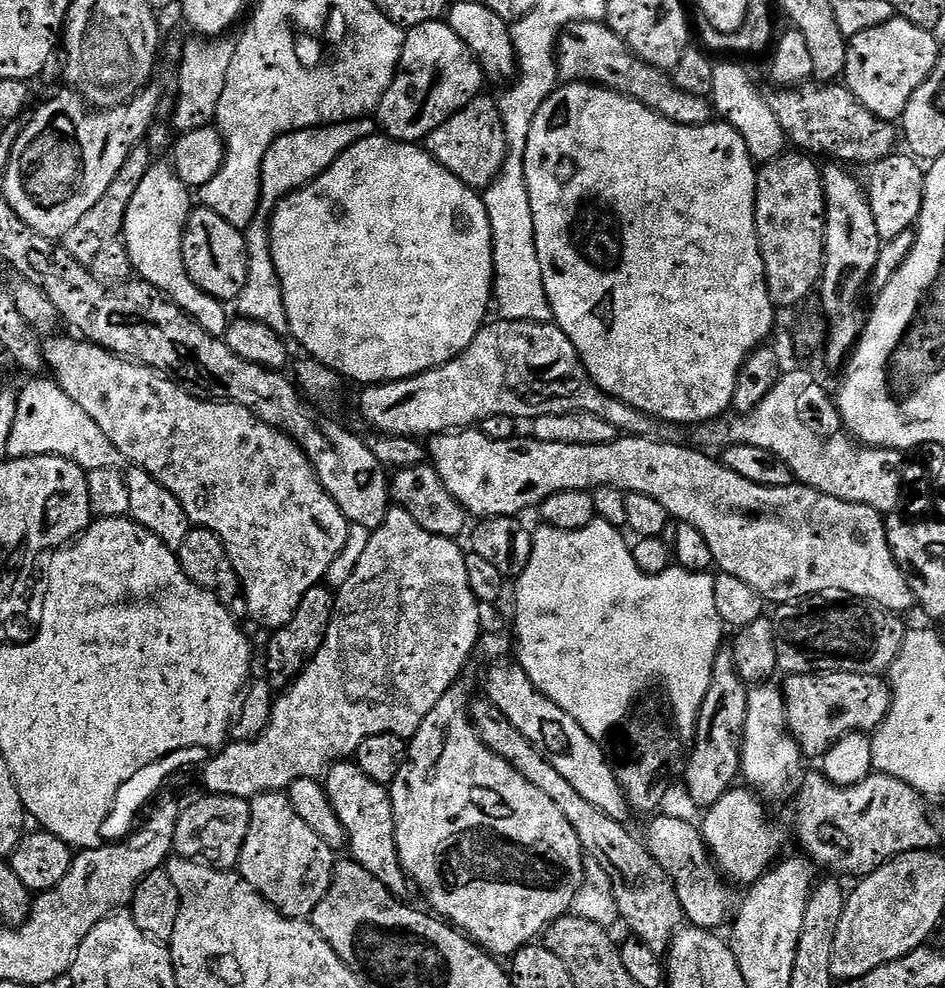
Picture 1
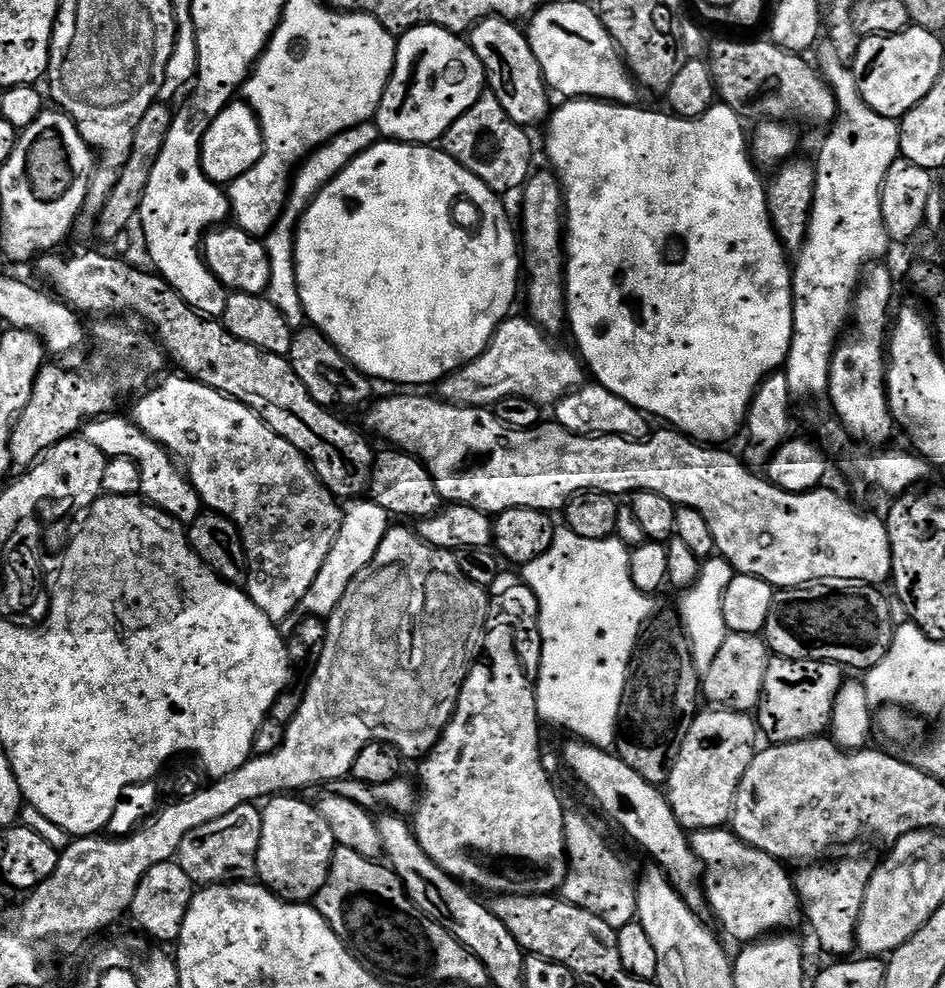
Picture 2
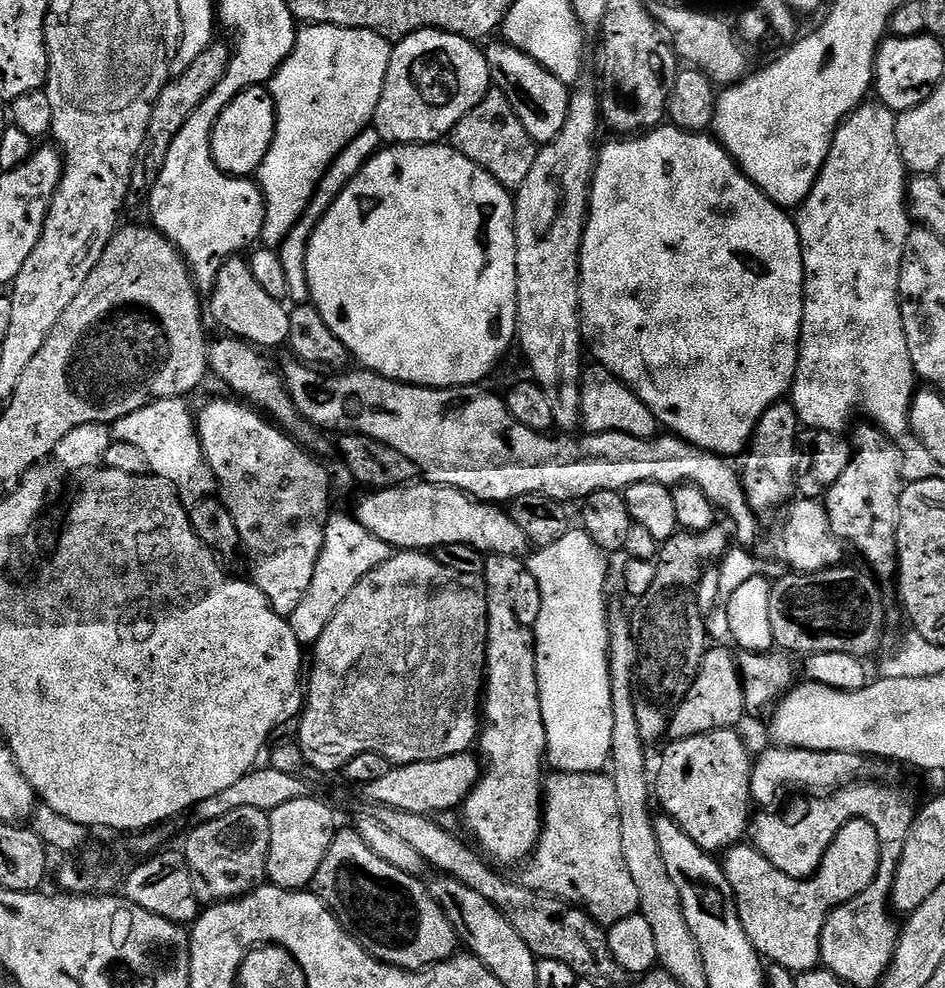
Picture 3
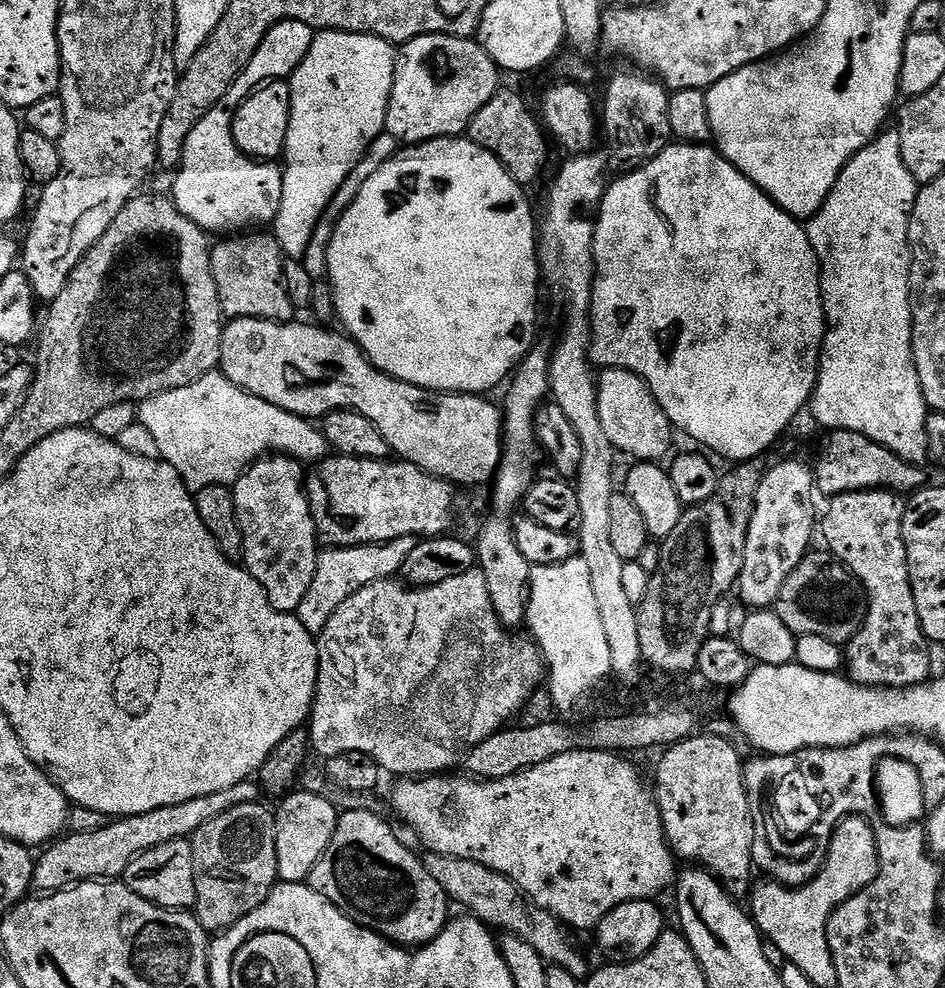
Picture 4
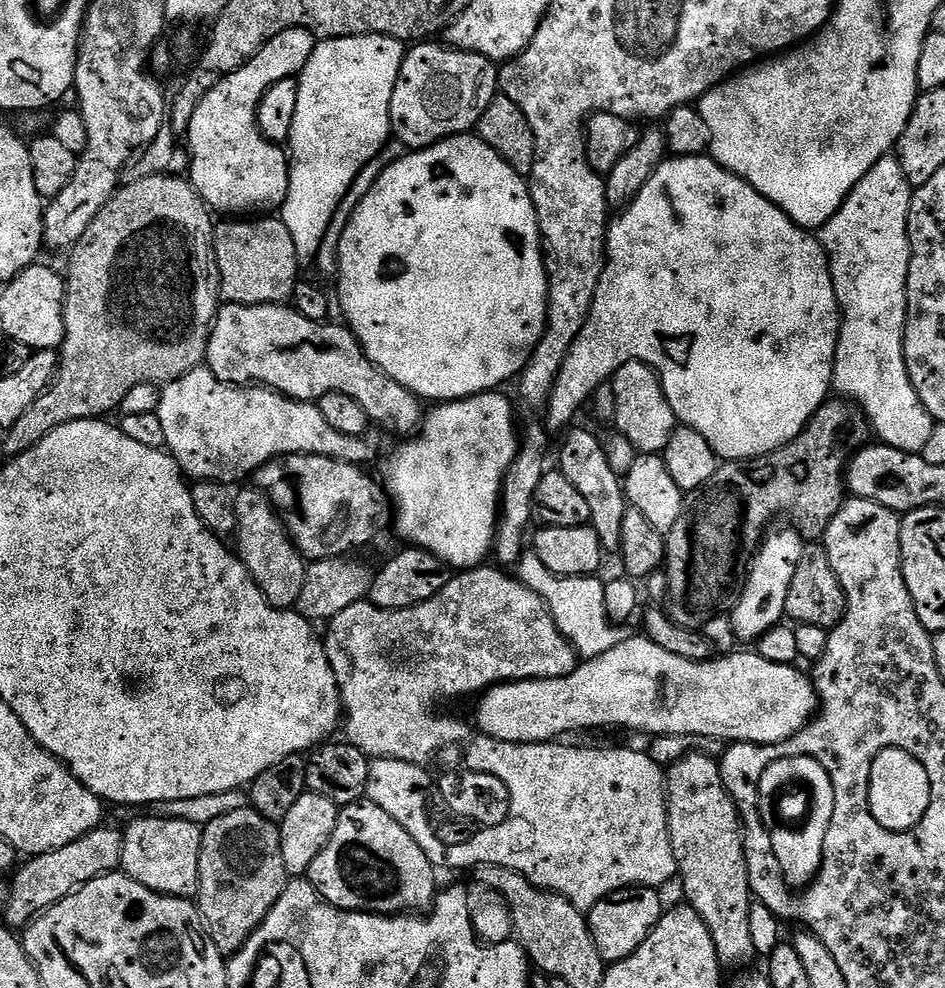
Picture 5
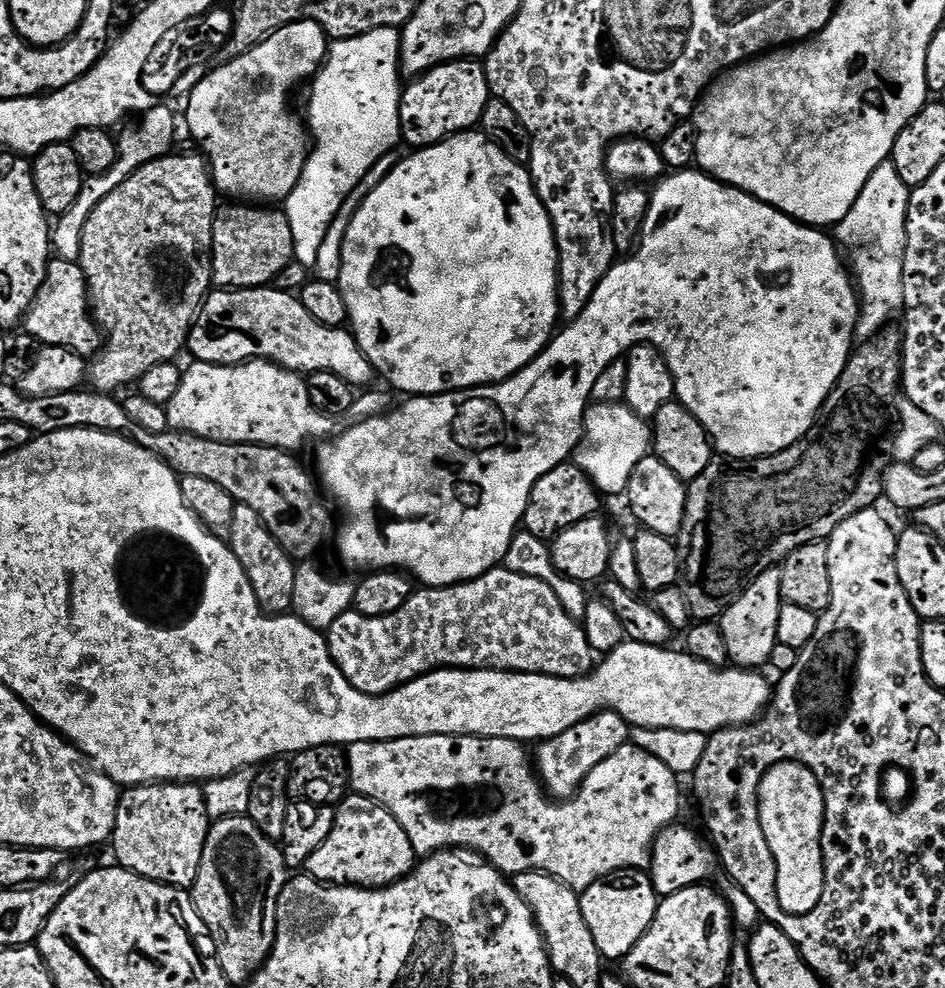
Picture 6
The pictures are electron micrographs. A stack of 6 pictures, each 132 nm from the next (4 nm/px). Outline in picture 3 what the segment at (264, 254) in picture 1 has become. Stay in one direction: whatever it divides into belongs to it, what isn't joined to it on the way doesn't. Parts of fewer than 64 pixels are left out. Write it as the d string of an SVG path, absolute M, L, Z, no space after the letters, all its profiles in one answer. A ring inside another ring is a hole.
M369 126L365 128L362 134L358 134L358 138L354 138L354 142L350 142L350 146L346 146L342 150L342 154L338 154L334 158L334 162L326 170L322 182L318 182L314 198L310 198L310 206L306 206L302 218L295 220L291 227L287 229L288 234L280 244L278 251L282 258L282 266L286 269L286 283L290 286L290 297L293 301L304 302L309 299L307 278L308 243L318 226L318 222L322 222L326 210L330 210L332 201L338 198L338 194L342 194L344 187L360 173L362 166L366 166L366 162L370 162L370 158L374 158L377 152L381 151L381 148L382 141L380 135L376 133L375 127Z

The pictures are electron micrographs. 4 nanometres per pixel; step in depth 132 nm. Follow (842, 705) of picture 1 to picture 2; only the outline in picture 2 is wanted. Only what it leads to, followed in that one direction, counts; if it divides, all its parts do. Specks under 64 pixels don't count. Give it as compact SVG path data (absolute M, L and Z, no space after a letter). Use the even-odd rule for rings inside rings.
M773 655L766 666L766 682L762 682L762 698L754 719L765 741L774 744L809 740L812 736L822 736L829 731L834 710L834 698L844 685L846 672L841 665L828 664L825 660L791 660Z

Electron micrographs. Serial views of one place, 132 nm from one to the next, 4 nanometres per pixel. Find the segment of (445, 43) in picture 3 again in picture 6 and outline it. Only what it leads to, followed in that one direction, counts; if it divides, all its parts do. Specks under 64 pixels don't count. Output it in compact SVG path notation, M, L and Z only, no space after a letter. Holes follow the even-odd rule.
M476 58L439 64L411 83L403 89L400 98L400 135L412 150L429 148L447 136L475 129L490 99L484 65Z

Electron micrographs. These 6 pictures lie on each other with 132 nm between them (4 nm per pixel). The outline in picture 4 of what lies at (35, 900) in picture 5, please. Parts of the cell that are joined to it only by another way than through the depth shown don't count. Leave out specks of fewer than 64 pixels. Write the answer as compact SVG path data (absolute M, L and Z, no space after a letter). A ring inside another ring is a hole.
M255 779L243 780L238 782L238 786L230 786L227 790L217 790L215 794L206 794L202 798L190 798L190 802L162 806L141 816L113 819L104 829L72 832L41 851L45 852L36 860L32 879L35 891L51 894L63 892L65 888L75 888L90 880L115 881L123 877L125 870L142 854L146 854L146 850L154 850L154 846L162 846L166 842L188 840L198 830L202 830L206 822L222 818L222 814L226 814L226 810L234 810L234 806L257 803L261 796L261 785Z

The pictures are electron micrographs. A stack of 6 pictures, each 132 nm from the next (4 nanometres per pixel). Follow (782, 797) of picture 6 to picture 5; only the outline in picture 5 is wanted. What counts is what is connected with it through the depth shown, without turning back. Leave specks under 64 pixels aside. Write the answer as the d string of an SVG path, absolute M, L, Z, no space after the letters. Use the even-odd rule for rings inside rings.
M790 757L771 763L762 772L759 779L759 798L761 803L767 804L774 798L778 790L790 786L792 782L807 784L813 795L812 820L804 832L777 832L776 840L771 842L773 861L785 884L793 890L802 890L816 879L824 860L825 838L829 833L830 819L834 814L834 786L830 781L830 774L812 757Z

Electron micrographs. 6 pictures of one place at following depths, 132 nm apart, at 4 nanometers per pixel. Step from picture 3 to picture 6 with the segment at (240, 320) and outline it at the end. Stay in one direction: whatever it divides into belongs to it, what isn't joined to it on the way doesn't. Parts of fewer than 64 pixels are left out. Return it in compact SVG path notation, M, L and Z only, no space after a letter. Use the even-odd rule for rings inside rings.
M228 202L228 205L217 207L214 218L214 230L212 231L212 283L217 289L227 290L230 288L263 288L271 285L278 274L282 273L288 263L294 260L294 234L290 234L290 222L283 211L271 212L268 206L249 206L244 202Z

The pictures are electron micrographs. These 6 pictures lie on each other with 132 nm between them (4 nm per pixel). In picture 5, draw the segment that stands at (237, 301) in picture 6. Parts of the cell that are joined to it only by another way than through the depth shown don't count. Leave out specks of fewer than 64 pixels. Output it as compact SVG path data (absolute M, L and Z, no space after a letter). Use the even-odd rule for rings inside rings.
M225 303L223 307L216 313L216 320L212 323L212 333L208 339L208 354L206 357L206 367L221 380L223 384L231 384L233 386L263 386L270 388L274 392L280 392L283 396L288 396L292 400L307 400L309 402L318 402L326 394L331 392L341 392L342 394L350 394L350 398L354 398L354 402L358 402L358 406L362 406L362 410L366 410L369 421L388 420L387 431L392 432L408 432L404 434L412 434L421 427L422 424L422 401L420 397L413 392L408 392L398 382L394 382L394 378L390 378L384 372L380 371L376 365L368 360L368 356L361 350L356 336L352 333L351 328L343 323L332 324L333 322L321 322L319 320L311 320L296 311L295 307L289 306L287 303L282 304L230 304Z

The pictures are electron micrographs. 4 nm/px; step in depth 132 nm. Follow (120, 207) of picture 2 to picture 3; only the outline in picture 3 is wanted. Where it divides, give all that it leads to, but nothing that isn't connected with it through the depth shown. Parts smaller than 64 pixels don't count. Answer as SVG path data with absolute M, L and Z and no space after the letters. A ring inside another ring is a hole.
M213 42L205 52L198 54L196 61L190 65L190 70L175 77L162 90L162 94L158 94L150 118L150 126L146 130L144 148L138 150L138 158L134 162L127 199L129 205L136 204L139 200L141 203L158 182L158 174L162 174L162 166L166 166L166 154L170 150L170 142L174 142L174 138L178 138L178 130L182 130L182 126L186 126L186 118L190 118L190 114L194 114L194 110L198 110L198 106L202 106L202 102L206 102L206 98L218 86L218 82L222 82L228 64L232 60L232 54L233 49L229 45L227 48L220 42Z

